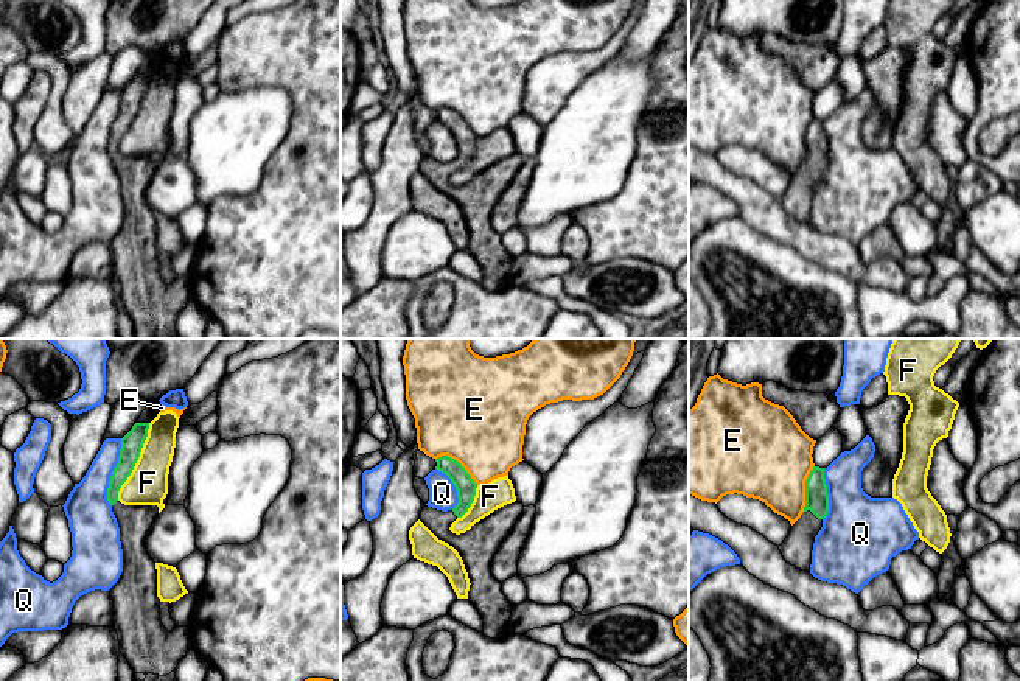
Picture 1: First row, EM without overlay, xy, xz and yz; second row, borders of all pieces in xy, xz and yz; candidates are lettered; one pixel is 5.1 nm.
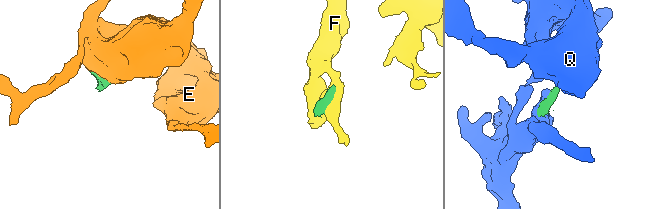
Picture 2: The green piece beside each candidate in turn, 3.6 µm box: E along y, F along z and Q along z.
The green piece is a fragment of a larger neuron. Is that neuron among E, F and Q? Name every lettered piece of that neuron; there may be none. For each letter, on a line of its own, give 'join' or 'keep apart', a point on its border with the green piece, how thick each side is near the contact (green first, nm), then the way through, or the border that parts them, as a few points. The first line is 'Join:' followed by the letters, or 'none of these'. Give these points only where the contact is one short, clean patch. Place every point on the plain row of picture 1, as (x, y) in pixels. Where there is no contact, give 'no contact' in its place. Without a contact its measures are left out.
Join: none of these
E: keep apart; meets green in yz at (806, 140); 130 nm thick on the green side, 440 nm on the other
F: keep apart; meets green in xy at (136, 114); 110 nm thick on the green side, 200 nm on the other
Q: keep apart; meets green in xy at (112, 125); 110 nm thick on the green side, 240 nm on the other

